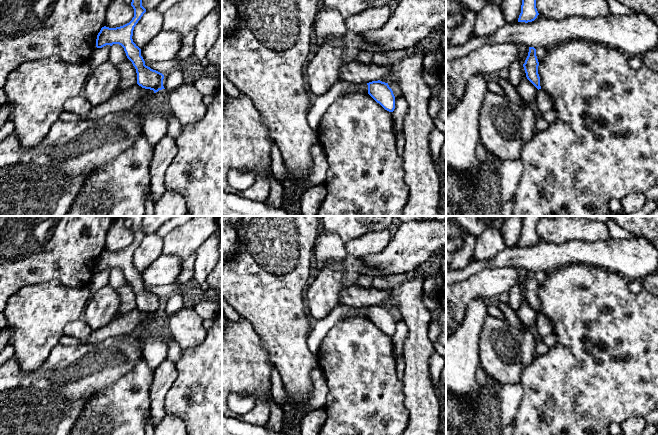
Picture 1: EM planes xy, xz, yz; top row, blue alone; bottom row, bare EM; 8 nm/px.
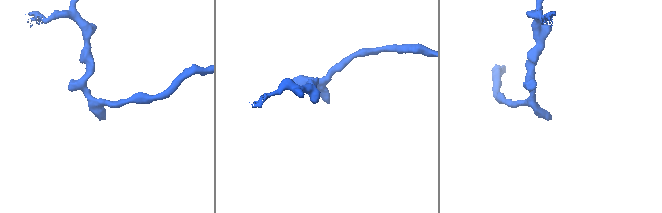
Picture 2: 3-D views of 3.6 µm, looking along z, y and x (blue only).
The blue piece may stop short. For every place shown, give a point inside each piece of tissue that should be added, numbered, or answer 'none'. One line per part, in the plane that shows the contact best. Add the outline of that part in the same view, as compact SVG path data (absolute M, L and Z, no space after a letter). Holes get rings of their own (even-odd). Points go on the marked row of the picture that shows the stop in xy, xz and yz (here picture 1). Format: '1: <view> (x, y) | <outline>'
none

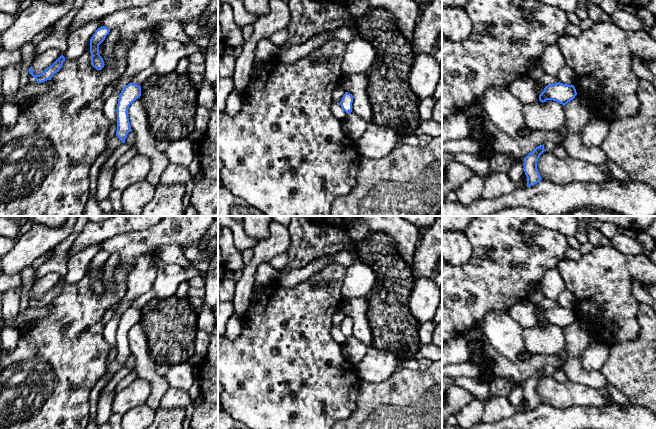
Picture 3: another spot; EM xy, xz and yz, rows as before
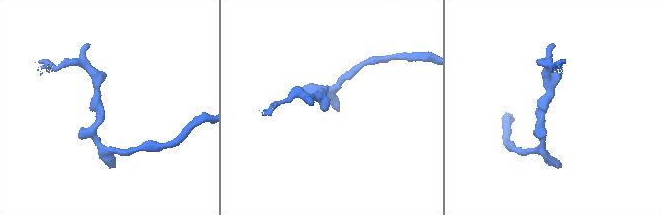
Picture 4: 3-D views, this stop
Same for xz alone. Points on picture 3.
none

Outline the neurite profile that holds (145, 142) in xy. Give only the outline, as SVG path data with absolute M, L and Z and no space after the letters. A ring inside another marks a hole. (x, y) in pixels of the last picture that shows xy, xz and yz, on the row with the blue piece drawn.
M140 98L129 106L128 118L131 129L136 135L134 148L138 153L149 157L152 162L146 180L156 187L170 161L165 152L160 152L155 147L157 140L149 129L147 115Z

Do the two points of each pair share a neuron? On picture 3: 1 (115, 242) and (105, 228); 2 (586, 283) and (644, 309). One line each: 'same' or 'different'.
1: different
2: different

